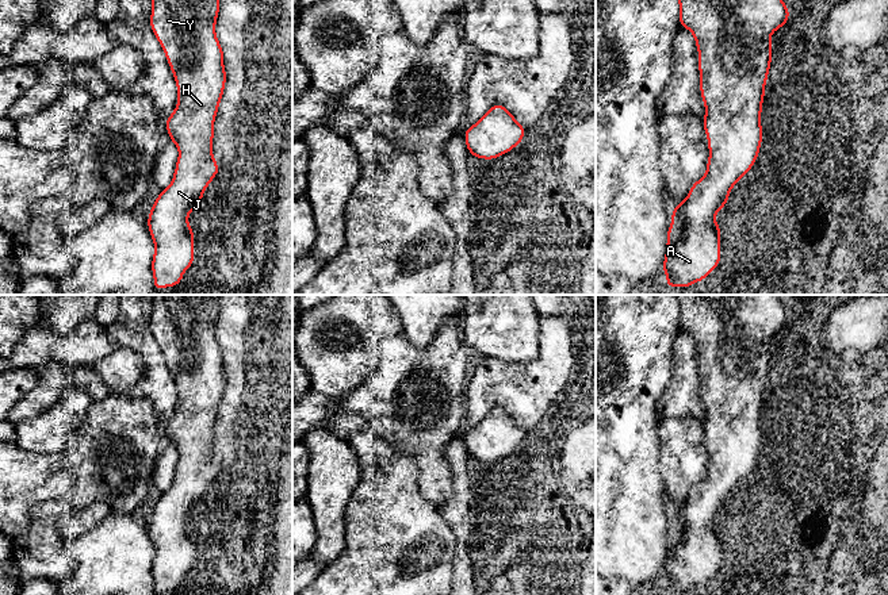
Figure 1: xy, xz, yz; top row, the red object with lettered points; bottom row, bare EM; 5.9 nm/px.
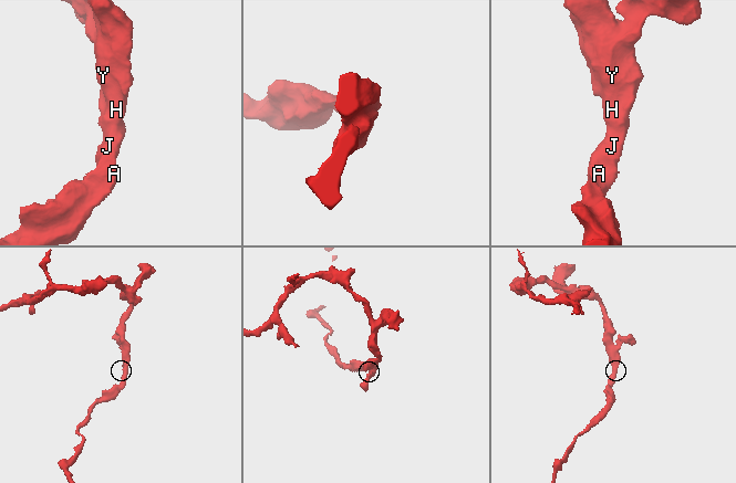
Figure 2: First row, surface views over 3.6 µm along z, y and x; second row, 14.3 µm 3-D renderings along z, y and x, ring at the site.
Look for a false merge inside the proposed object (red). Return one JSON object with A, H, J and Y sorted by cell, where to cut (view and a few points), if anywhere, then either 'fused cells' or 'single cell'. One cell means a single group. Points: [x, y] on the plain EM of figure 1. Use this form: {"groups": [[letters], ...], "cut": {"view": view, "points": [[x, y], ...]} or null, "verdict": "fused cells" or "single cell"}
{"groups": [["A", "H", "J", "Y"]], "cut": null, "verdict": "single cell"}

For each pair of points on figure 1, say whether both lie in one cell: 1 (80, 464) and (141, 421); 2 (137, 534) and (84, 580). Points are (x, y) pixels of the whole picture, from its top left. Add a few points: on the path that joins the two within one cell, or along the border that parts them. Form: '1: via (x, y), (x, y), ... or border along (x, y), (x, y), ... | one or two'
1: via (95, 446), (103, 438), (106, 429), (123, 429) | one
2: via (123, 548), (98, 574) | one

